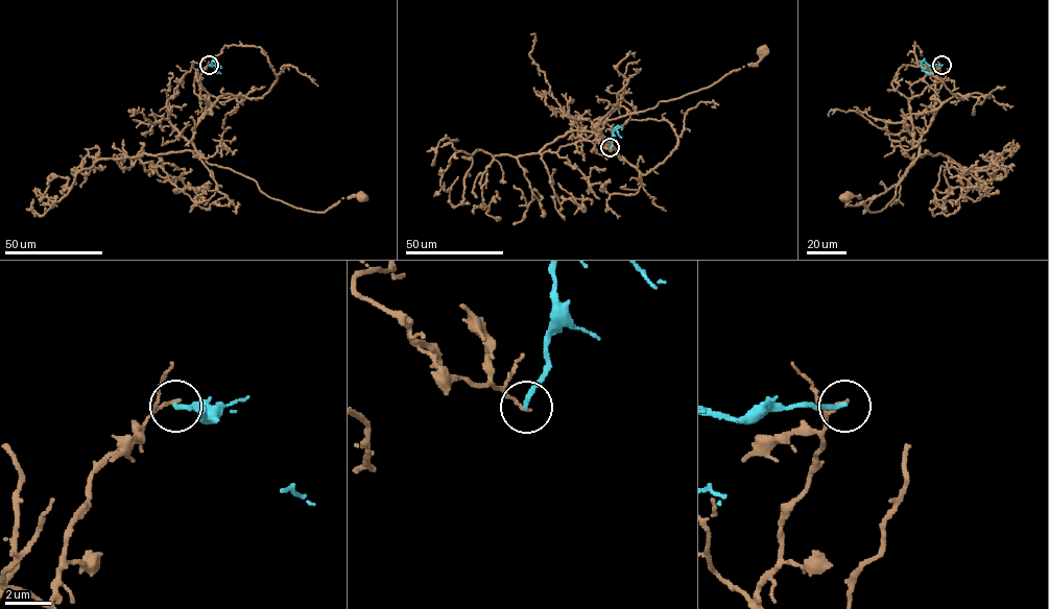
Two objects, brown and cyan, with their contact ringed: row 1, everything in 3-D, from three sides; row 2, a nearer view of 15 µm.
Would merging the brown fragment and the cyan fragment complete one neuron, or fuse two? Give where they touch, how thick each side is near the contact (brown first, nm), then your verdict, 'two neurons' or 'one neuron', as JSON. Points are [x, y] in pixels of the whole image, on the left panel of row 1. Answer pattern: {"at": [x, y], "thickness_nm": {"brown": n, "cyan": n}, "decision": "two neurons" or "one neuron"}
{"at": [209, 65], "thickness_nm": {"brown": 130, "cyan": 200}, "decision": "two neurons"}

